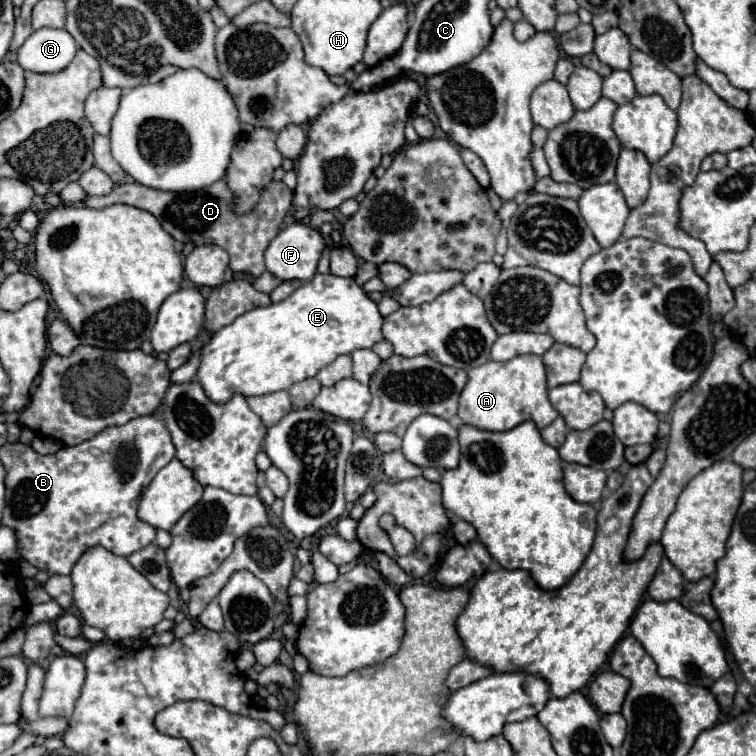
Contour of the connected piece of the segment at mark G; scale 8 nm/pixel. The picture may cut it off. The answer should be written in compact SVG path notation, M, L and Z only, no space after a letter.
M43 27L33 31L31 37L17 51L17 61L23 69L35 73L55 73L65 69L75 57L77 43L65 29Z

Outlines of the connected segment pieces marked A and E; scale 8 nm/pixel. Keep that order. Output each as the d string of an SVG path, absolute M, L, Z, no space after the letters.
M519 355L511 361L487 361L469 371L469 381L459 397L459 419L487 431L509 431L523 421L535 421L537 429L547 427L557 417L547 397L545 365L539 355Z
M315 275L309 283L293 291L285 301L271 303L269 307L257 307L237 317L231 325L217 331L211 341L201 351L201 365L197 371L197 381L205 389L207 397L215 403L225 403L235 393L265 395L275 391L287 391L293 383L315 377L315 373L327 367L335 357L349 355L355 349L369 349L383 341L383 315L379 313L377 301L369 299L355 277L343 279L337 275Z

